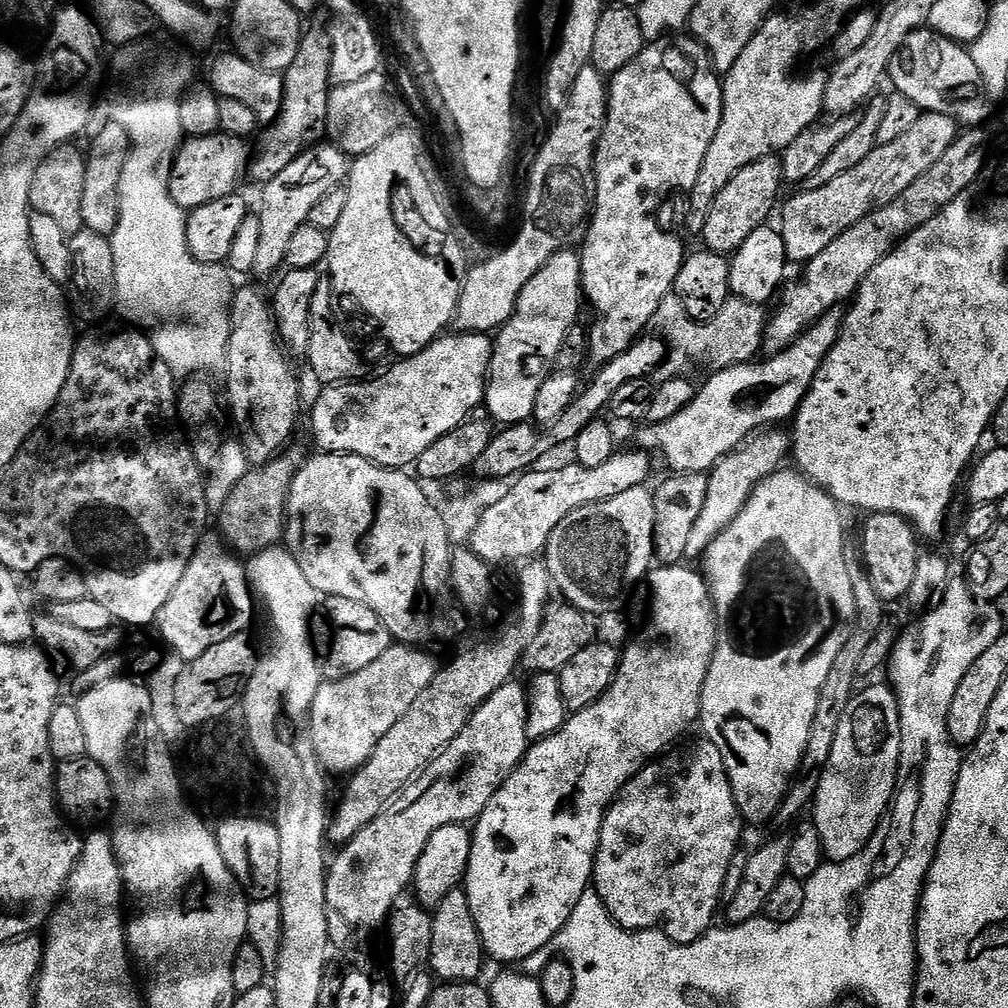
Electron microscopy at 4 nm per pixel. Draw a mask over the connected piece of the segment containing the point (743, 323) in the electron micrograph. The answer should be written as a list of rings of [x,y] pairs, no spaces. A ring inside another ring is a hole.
[[[668,293],[654,314],[651,327],[662,333],[668,354],[656,371],[659,381],[672,380],[685,375],[694,364],[712,362],[713,367],[727,368],[733,364],[747,363],[763,349],[764,327],[767,324],[767,309],[756,303],[748,303],[740,296],[731,295],[722,310],[708,322],[691,321],[685,312],[684,302],[676,293]]]

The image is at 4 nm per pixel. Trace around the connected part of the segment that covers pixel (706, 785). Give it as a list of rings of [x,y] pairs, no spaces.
[[[704,738],[701,739],[701,744],[688,744],[685,748],[679,748],[661,755],[651,764],[646,765],[635,778],[625,784],[620,795],[612,801],[611,808],[605,811],[596,851],[596,864],[592,868],[592,884],[595,892],[600,895],[600,902],[604,905],[604,909],[621,928],[627,928],[630,932],[646,932],[662,926],[662,930],[670,937],[673,944],[693,944],[713,927],[715,920],[712,919],[716,916],[716,907],[721,907],[722,904],[720,895],[722,886],[726,882],[726,870],[730,870],[730,862],[738,855],[739,848],[736,847],[740,844],[740,835],[744,832],[746,821],[740,815],[740,807],[736,805],[732,784],[728,781],[728,771],[718,746],[714,746]]]

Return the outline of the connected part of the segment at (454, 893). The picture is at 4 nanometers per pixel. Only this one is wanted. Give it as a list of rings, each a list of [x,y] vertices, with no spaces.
[[[463,887],[450,890],[450,894],[442,898],[442,902],[431,913],[431,917],[433,933],[428,958],[431,971],[437,977],[440,975],[441,981],[449,984],[470,984],[479,981],[486,953],[480,941],[480,932],[476,929],[476,920],[470,914],[470,906]]]

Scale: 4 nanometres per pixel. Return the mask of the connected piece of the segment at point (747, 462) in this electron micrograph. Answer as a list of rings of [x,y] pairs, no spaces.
[[[780,428],[765,429],[751,437],[741,448],[726,455],[707,475],[708,484],[705,505],[694,522],[686,542],[685,559],[701,559],[714,538],[722,532],[741,513],[742,507],[749,500],[750,494],[768,476],[781,469],[784,460],[791,453],[791,437]]]

